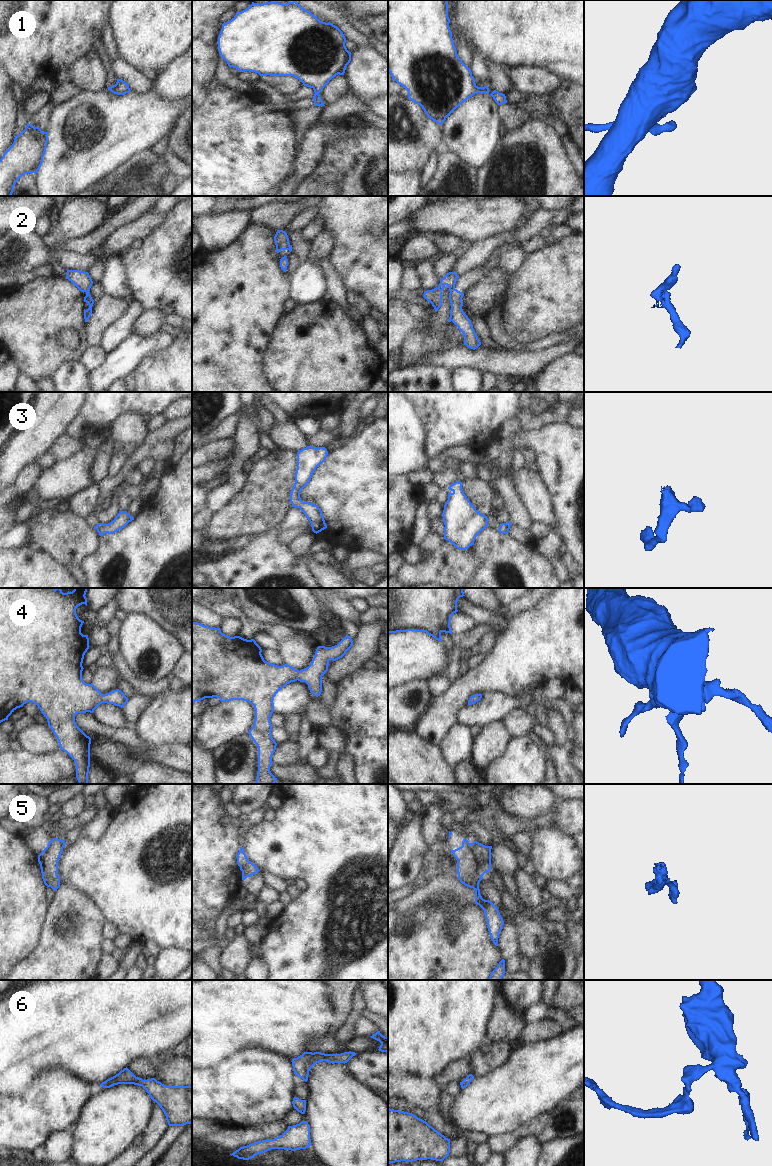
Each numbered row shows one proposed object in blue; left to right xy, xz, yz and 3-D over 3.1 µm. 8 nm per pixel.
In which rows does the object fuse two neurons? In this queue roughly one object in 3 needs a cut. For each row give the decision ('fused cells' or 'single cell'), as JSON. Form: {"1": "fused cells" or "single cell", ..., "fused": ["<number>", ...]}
{"1": "single cell", "2": "fused cells", "3": "single cell", "4": "single cell", "5": "single cell", "6": "single cell", "fused": ["2"]}

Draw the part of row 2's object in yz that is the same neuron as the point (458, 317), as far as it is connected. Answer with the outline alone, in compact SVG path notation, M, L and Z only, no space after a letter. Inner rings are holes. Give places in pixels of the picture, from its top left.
M453 289L450 291L450 318L451 321L458 327L458 329L464 335L464 345L468 348L475 350L481 345L480 340L478 339L477 334L475 333L470 319L464 313L462 306L462 298L464 293Z

